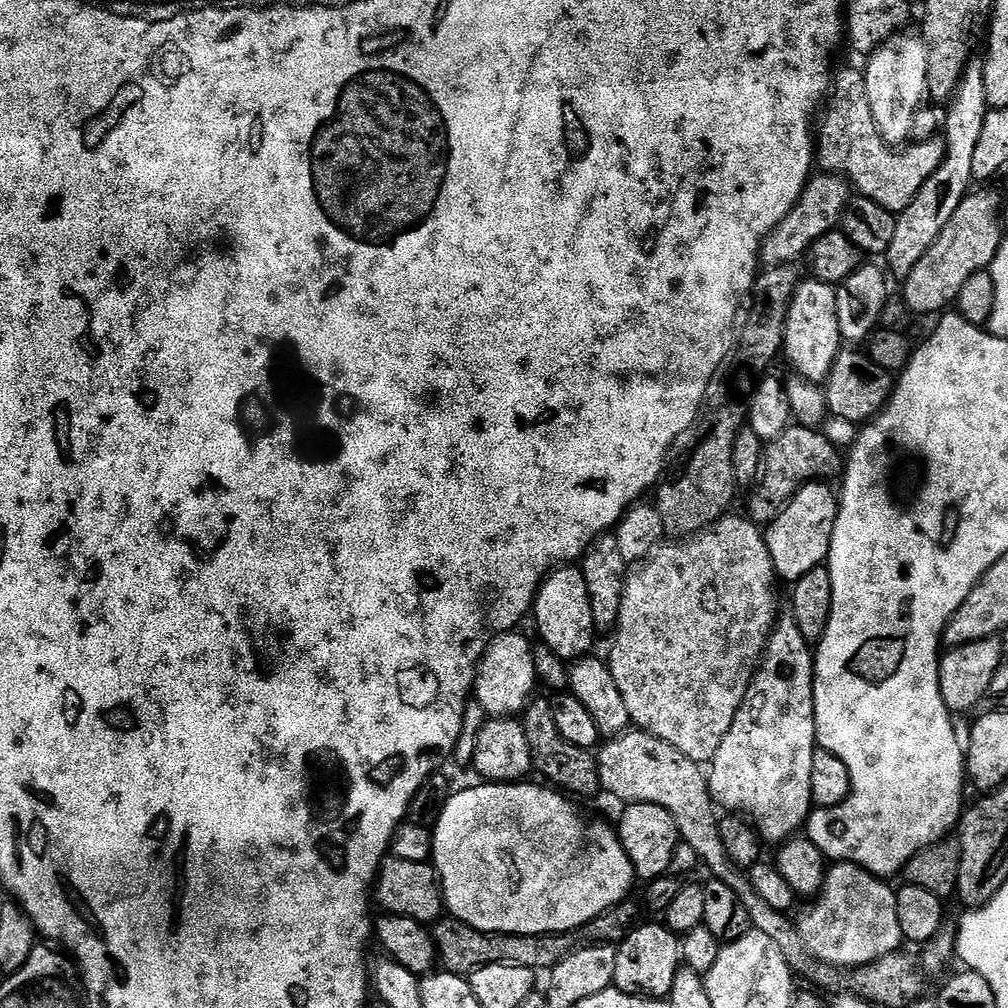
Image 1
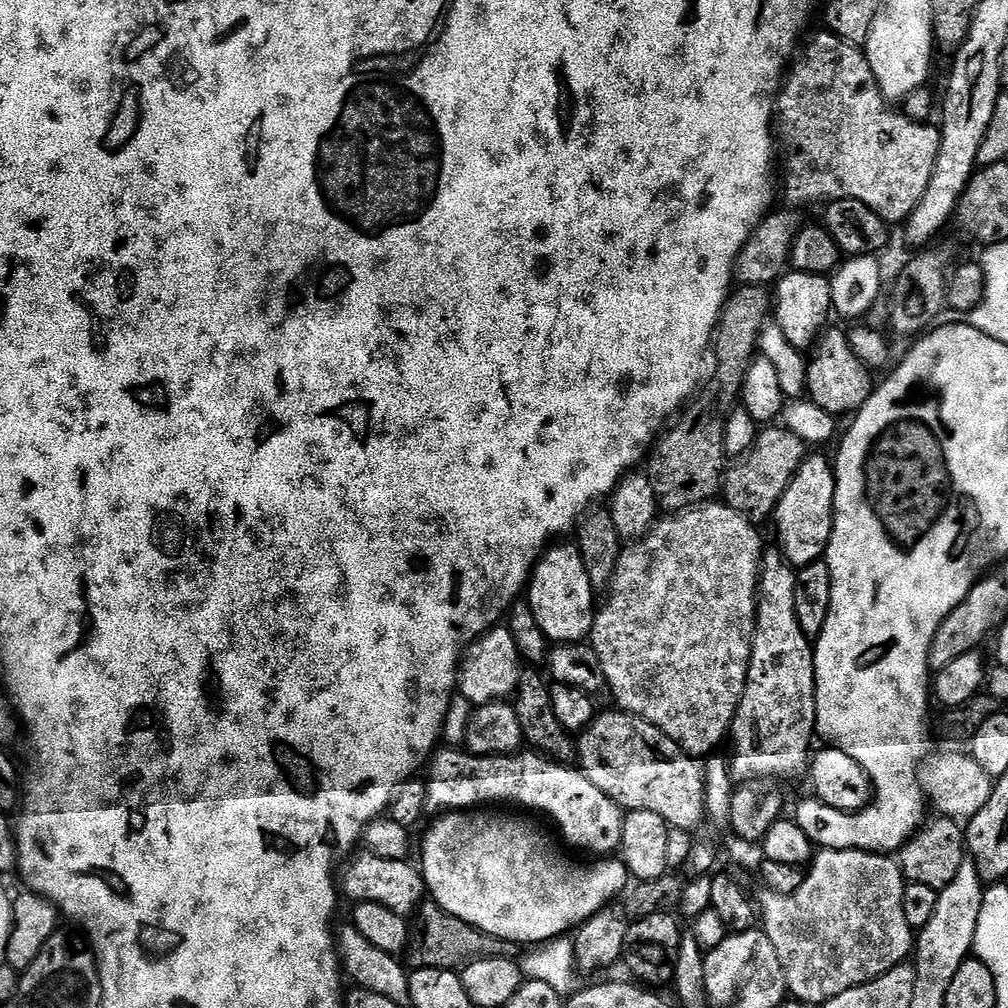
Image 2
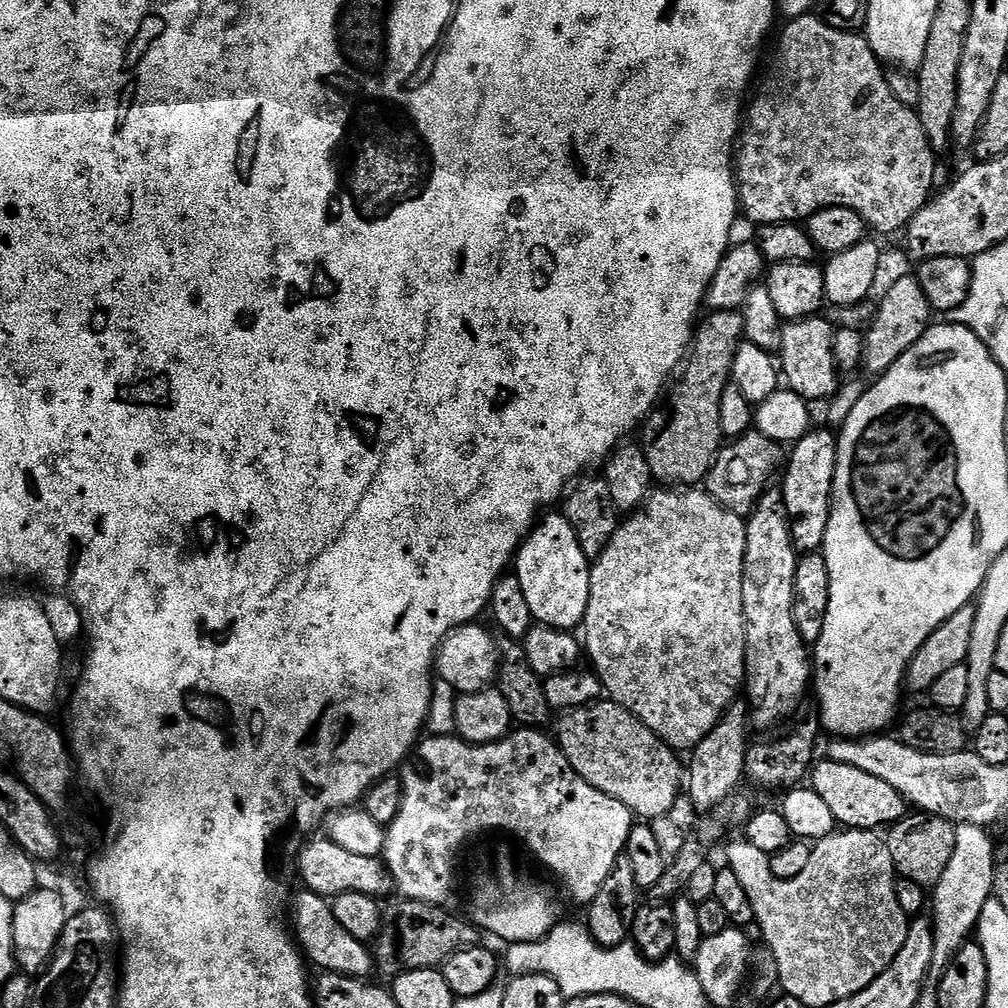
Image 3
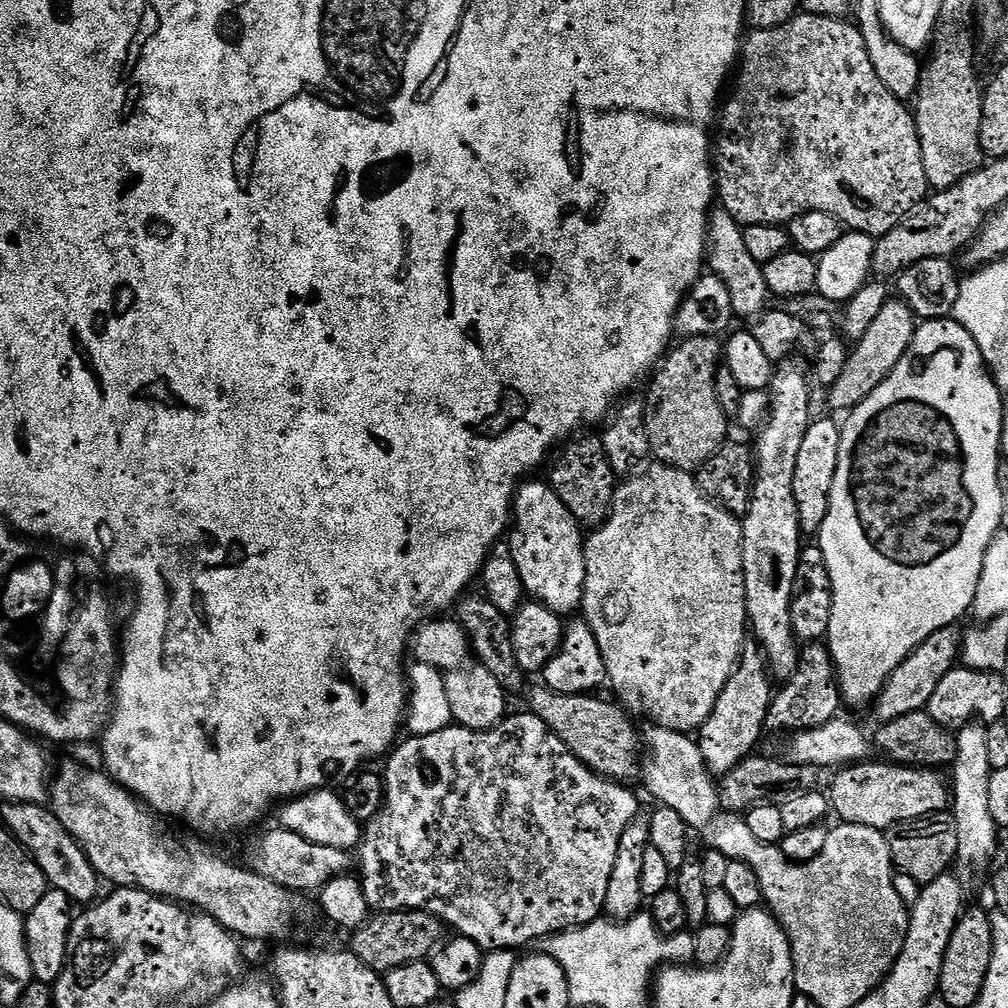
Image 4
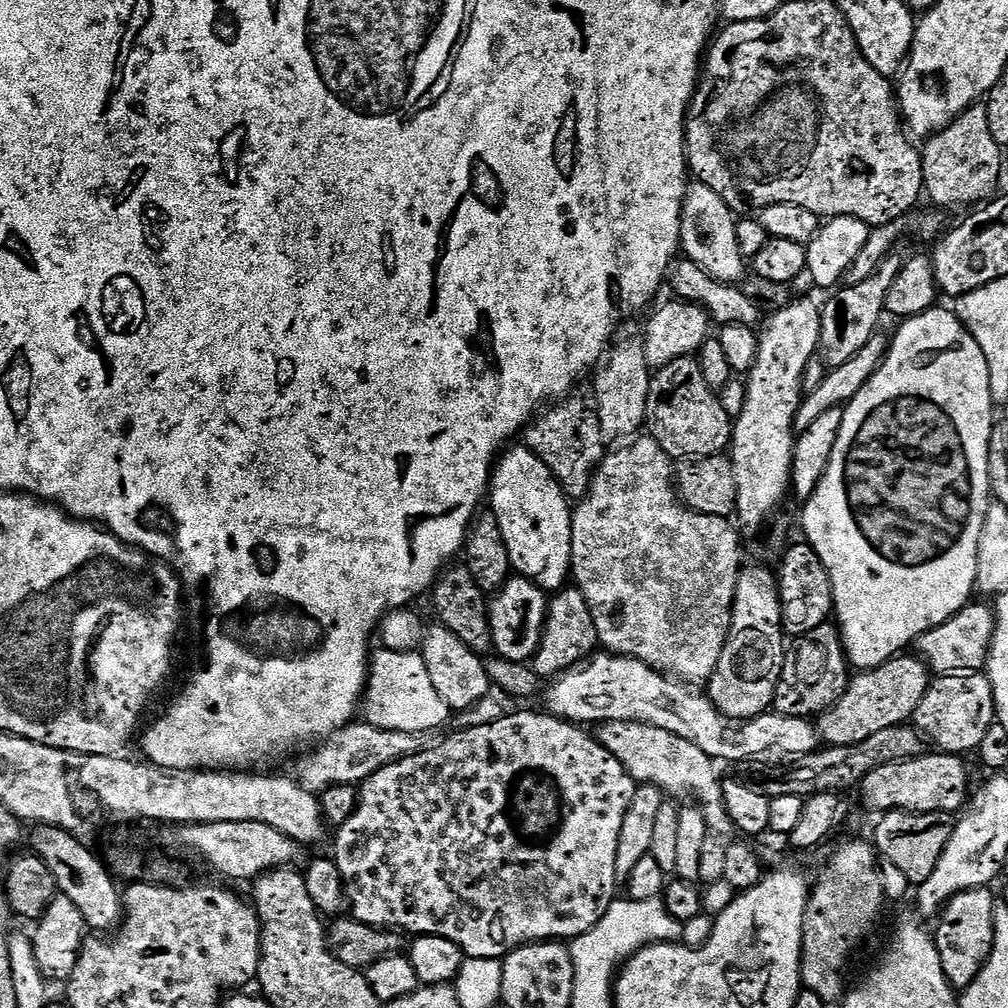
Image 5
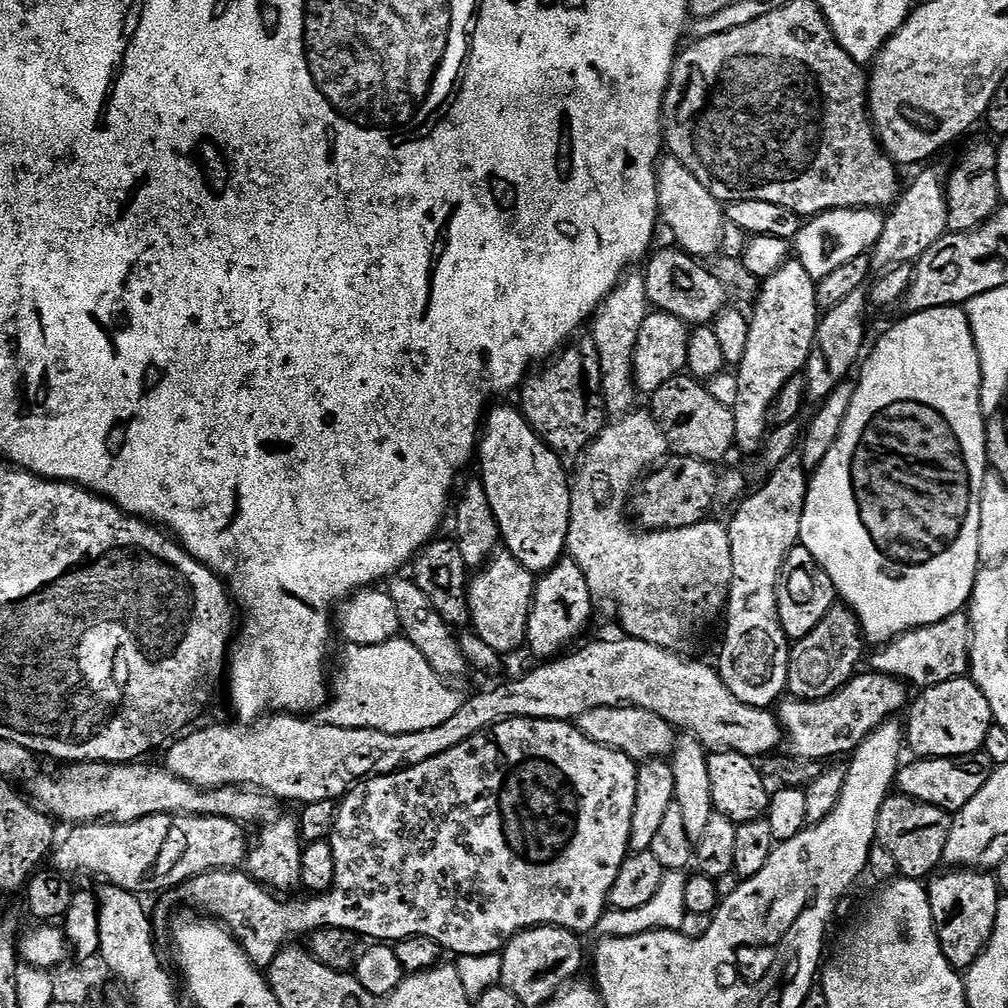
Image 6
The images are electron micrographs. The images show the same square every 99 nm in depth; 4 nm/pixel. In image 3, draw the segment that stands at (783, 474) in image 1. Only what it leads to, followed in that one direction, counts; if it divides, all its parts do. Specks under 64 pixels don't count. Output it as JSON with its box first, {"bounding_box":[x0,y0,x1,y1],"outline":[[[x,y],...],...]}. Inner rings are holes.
{"bounding_box":[706,431,786,517],"outline":[[[750,431],[745,436],[737,436],[725,443],[716,453],[716,460],[710,466],[706,477],[706,491],[723,508],[742,517],[749,517],[764,493],[769,491],[772,479],[785,467],[786,452],[758,431]],[[777,471],[777,472],[776,472]],[[708,484],[708,485],[707,485]]]}

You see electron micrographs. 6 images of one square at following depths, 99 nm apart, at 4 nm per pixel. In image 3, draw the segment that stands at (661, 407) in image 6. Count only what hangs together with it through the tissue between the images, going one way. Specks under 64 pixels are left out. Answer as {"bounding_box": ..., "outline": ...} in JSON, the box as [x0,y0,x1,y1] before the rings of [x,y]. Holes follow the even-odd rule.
{"bounding_box":[642,311,744,486],"outline":[[[739,311],[712,312],[699,321],[690,345],[690,355],[675,381],[676,389],[668,400],[669,416],[664,429],[656,432],[642,447],[653,477],[664,486],[696,486],[707,477],[716,453],[722,447],[718,406],[722,390],[732,379],[736,351],[744,340],[744,318]]]}

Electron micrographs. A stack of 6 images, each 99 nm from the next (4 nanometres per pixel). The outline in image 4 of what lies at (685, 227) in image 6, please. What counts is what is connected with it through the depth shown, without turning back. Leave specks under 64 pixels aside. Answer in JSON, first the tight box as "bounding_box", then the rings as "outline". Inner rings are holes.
{"bounding_box":[706,210,770,318],"outline":[[[716,210],[708,217],[706,235],[706,264],[711,275],[716,276],[730,290],[732,311],[737,317],[755,318],[765,311],[767,300],[770,300],[768,283],[764,269],[753,256],[746,251],[744,228],[729,212]]]}

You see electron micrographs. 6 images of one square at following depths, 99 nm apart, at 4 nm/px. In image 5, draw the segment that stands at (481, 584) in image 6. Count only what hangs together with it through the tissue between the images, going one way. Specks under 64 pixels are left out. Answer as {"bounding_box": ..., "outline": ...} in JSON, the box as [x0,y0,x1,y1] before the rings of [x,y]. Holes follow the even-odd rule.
{"bounding_box":[488,575,549,663],"outline":[[[513,575],[499,592],[491,597],[488,617],[492,630],[492,646],[497,657],[525,663],[536,655],[544,637],[549,597],[543,588],[522,575]]]}

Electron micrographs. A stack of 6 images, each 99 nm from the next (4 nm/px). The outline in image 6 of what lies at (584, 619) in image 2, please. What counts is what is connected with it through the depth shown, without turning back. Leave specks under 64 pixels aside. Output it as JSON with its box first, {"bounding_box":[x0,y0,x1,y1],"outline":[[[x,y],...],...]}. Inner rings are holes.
{"bounding_box":[478,407,570,574],"outline":[[[519,407],[495,408],[487,413],[478,440],[478,476],[490,498],[503,547],[533,574],[543,574],[560,561],[568,546],[570,476],[560,465],[561,457],[528,425]]]}

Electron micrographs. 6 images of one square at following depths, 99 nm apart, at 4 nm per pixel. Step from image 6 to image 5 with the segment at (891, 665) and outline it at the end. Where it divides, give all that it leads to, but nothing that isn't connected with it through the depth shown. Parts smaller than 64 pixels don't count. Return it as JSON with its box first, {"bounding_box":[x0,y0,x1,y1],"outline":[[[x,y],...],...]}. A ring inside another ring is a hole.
{"bounding_box":[915,603,996,676],"outline":[[[976,603],[965,604],[962,610],[958,610],[946,622],[942,622],[937,628],[931,628],[915,641],[915,651],[936,676],[976,674],[987,665],[996,629],[996,613],[989,605],[987,608],[984,604]]]}

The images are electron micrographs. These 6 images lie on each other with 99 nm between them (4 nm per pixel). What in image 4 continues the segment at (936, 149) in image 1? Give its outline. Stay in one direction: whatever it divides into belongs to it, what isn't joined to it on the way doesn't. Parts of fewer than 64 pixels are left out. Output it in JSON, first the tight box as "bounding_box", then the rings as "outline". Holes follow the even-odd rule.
{"bounding_box":[711,14,929,238],"outline":[[[797,14],[777,28],[757,28],[749,31],[740,50],[734,80],[735,76],[736,85],[733,86],[732,93],[730,88],[727,93],[728,101],[726,96],[718,112],[720,133],[717,136],[715,133],[711,150],[714,192],[718,197],[719,207],[729,212],[742,226],[749,224],[784,226],[803,212],[821,212],[838,218],[845,229],[879,238],[894,230],[894,226],[898,226],[898,222],[902,222],[902,218],[906,218],[906,214],[913,212],[929,195],[926,170],[922,167],[922,142],[918,142],[913,109],[905,101],[890,94],[890,90],[886,90],[886,86],[874,70],[874,65],[870,63],[870,54],[866,54],[866,42],[855,23],[847,19],[835,20],[825,16]]]}

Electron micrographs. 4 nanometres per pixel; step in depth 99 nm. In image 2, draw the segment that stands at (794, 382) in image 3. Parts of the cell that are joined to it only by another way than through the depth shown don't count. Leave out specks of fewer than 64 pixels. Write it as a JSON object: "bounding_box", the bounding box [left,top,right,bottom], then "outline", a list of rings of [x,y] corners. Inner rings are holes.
{"bounding_box":[807,327,874,418],"outline":[[[829,327],[815,345],[816,357],[808,360],[807,399],[813,400],[822,410],[837,418],[859,412],[860,407],[871,398],[874,391],[873,373],[850,350],[848,332]],[[848,412],[848,413],[847,413]]]}

